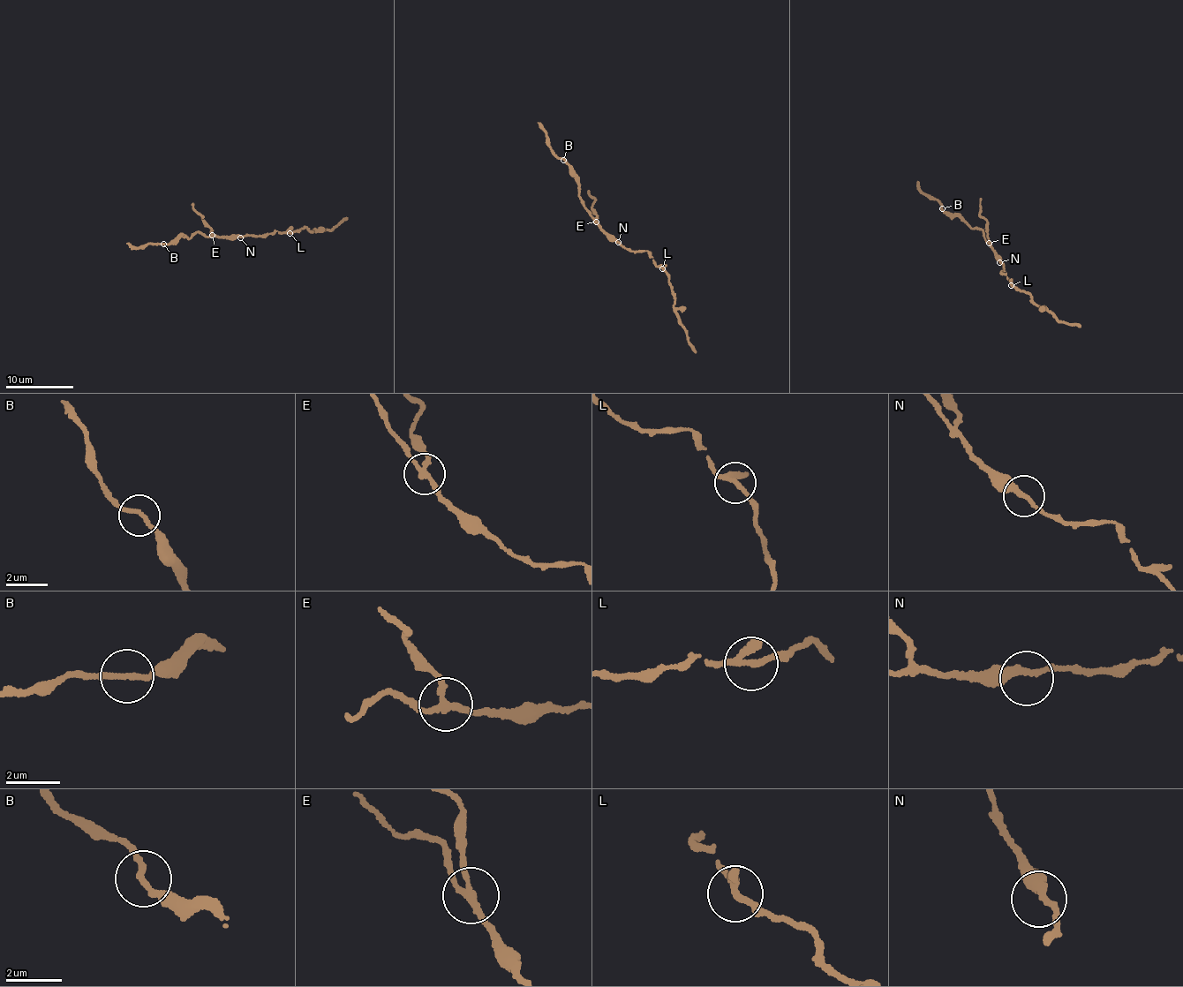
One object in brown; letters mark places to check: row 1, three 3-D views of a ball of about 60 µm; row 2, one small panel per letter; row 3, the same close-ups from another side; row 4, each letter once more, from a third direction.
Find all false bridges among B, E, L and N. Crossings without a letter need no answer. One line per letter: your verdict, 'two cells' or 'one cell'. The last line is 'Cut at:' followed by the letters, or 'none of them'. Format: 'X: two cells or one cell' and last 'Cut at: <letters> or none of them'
B: one cell
E: two cells
L: one cell
N: one cell
Cut at: E

